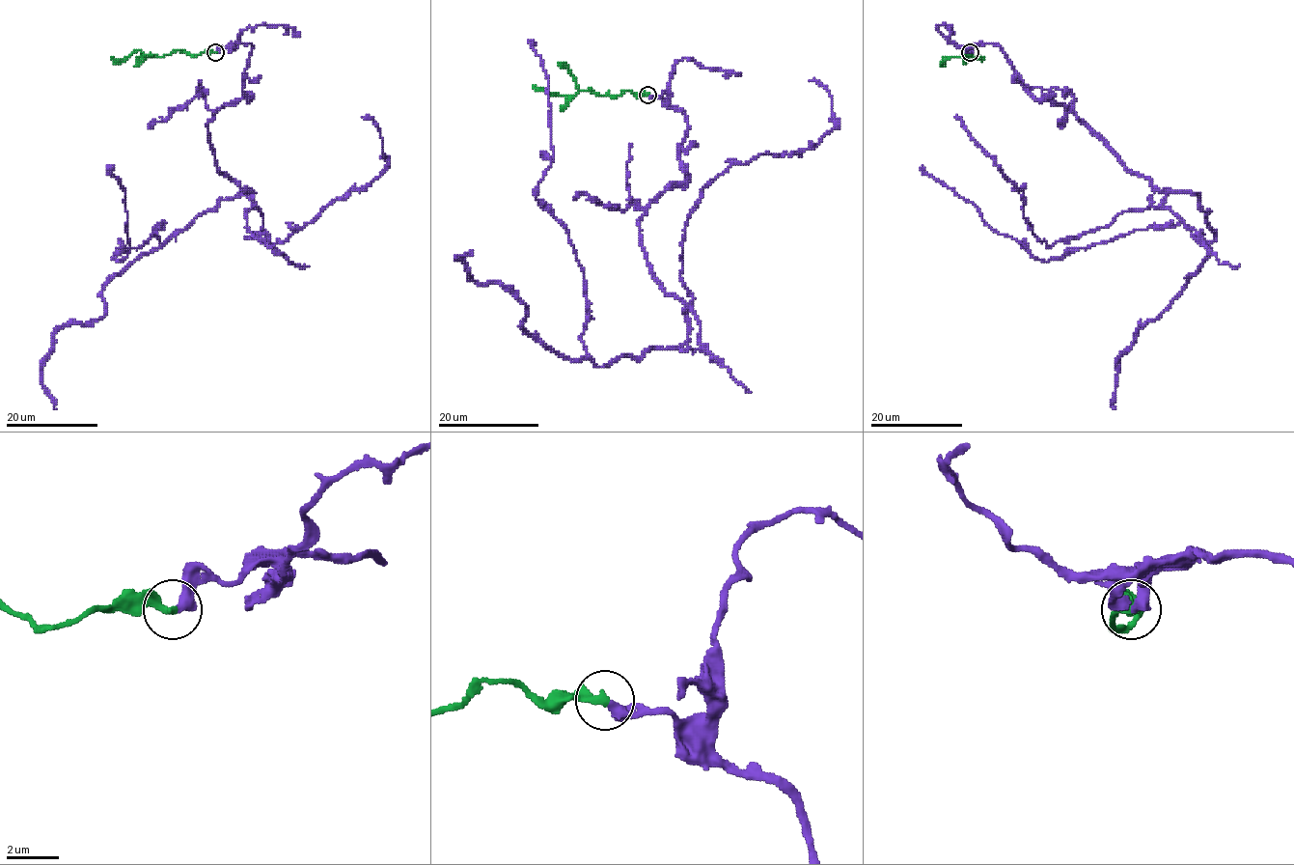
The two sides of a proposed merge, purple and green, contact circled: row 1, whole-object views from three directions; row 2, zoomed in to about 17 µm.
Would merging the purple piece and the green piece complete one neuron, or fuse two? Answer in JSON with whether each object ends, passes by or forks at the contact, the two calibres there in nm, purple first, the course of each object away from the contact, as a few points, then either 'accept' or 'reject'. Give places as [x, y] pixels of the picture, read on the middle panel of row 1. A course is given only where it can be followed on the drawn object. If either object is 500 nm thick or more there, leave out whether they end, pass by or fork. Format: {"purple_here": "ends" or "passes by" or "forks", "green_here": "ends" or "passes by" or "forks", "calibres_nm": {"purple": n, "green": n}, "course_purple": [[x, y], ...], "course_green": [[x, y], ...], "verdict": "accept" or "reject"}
{"purple_here": "ends", "green_here": "ends", "calibres_nm": {"purple": 460, "green": 360}, "course_purple": [[648, 95], [686, 125], [684, 182], [639, 235], [688, 339], [598, 366], [536, 199], [527, 40]], "course_green": [[647, 95], [623, 91], [617, 97], [602, 97], [590, 90], [559, 95], [538, 91], [536, 86]], "verdict": "accept"}

